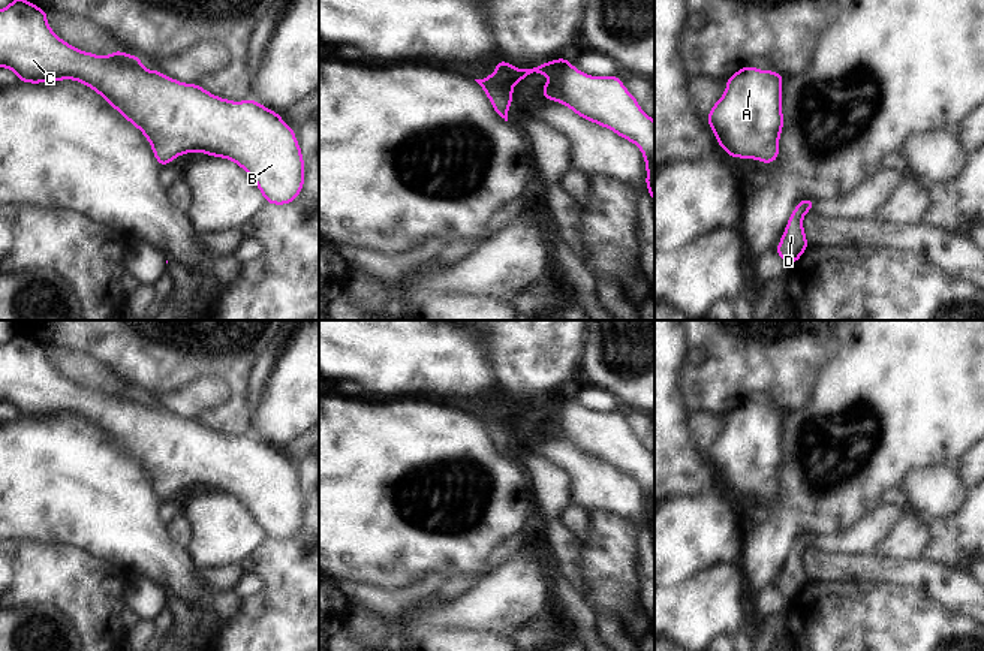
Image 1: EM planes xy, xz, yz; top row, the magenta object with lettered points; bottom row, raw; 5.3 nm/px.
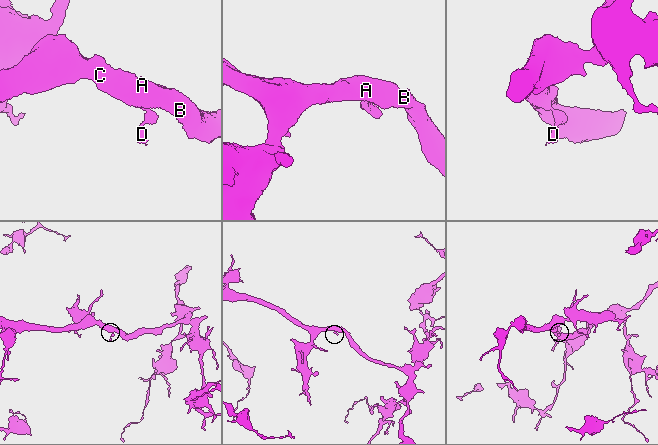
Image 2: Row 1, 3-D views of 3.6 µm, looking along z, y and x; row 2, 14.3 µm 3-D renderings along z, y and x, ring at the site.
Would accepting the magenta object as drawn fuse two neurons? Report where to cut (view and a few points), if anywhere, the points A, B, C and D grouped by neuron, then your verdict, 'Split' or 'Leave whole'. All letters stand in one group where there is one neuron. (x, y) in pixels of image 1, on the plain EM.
No split. Groups: A B C D. Leave whole

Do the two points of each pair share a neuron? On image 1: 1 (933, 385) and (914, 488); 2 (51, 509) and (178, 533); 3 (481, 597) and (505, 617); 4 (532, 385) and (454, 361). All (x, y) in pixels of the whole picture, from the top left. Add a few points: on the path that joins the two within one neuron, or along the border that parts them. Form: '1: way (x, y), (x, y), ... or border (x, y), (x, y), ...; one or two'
1: border (941, 463), (911, 470), (899, 488); two
2: border (166, 530), (186, 548); two
3: way (487, 603), (499, 611); one
4: border (483, 340), (489, 347), (492, 371), (496, 377); two

